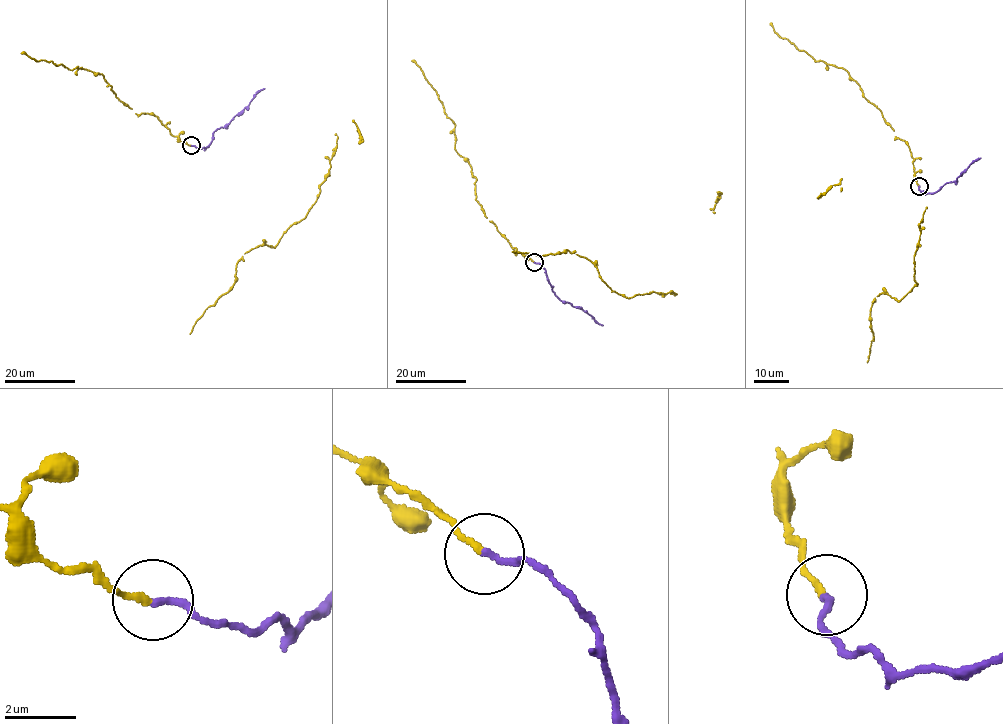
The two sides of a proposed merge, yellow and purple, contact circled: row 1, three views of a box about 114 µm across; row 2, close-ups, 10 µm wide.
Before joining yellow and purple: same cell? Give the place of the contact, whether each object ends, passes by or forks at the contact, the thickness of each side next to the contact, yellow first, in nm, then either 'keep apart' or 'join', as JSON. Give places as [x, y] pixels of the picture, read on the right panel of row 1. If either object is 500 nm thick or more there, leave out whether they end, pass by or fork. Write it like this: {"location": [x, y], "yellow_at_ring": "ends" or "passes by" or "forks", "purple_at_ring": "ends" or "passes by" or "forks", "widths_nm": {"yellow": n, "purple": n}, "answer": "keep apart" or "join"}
{"location": [919, 186], "yellow_at_ring": "ends", "purple_at_ring": "ends", "widths_nm": {"yellow": 170, "purple": 180}, "answer": "join"}

